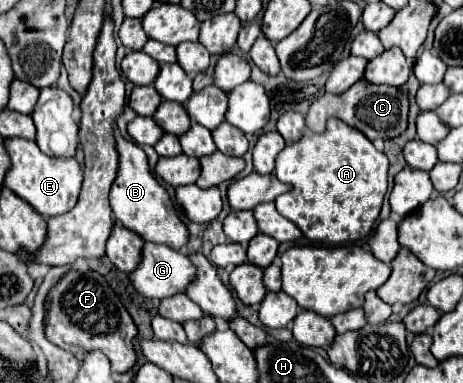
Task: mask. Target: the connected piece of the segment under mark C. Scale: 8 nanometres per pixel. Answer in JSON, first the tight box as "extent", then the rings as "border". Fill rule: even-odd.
{"extent":[305,79,409,141],"border":[[[361,79],[355,85],[351,85],[345,93],[339,95],[325,93],[317,101],[313,101],[305,115],[305,123],[313,133],[323,133],[327,119],[337,117],[347,125],[355,127],[357,131],[365,133],[367,139],[375,141],[375,139],[399,137],[407,129],[407,113],[409,113],[409,99],[405,93],[401,93],[399,87],[371,85],[365,79]]]}

